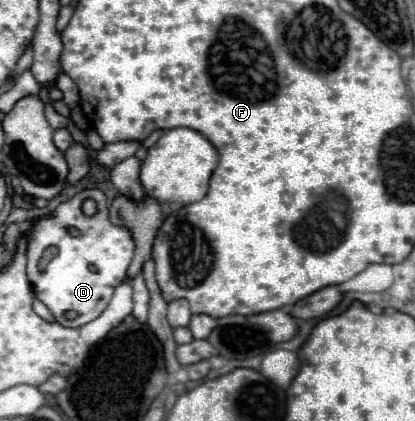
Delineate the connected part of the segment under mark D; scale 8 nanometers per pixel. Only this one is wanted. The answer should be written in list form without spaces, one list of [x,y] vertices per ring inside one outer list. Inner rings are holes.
[[[85,189],[77,193],[73,199],[61,203],[47,217],[37,219],[37,223],[31,227],[31,241],[27,247],[27,275],[33,285],[35,297],[53,313],[57,323],[61,323],[63,327],[81,327],[103,313],[103,309],[111,301],[113,289],[127,279],[127,267],[131,263],[133,249],[135,249],[135,241],[131,233],[109,221],[107,197],[99,189]],[[85,199],[97,201],[97,213],[93,217],[85,215],[81,209]],[[71,229],[81,231],[81,235],[71,235],[69,233]]]

